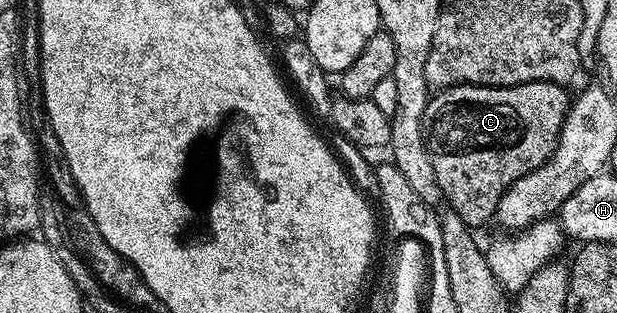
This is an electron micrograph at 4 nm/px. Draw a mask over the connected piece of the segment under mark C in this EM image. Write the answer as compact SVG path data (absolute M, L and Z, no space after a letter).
M532 81L522 85L506 85L504 87L496 85L453 85L450 89L442 89L430 96L423 115L425 146L431 155L431 167L435 167L435 179L441 188L442 198L447 202L447 205L449 201L448 208L457 213L465 225L476 227L476 225L483 224L484 221L492 222L497 212L497 204L501 202L501 196L507 191L507 187L511 187L511 183L515 183L515 179L535 171L549 160L549 156L553 154L557 146L557 140L571 104L571 93L568 93L567 90L565 85L556 85L550 81Z

